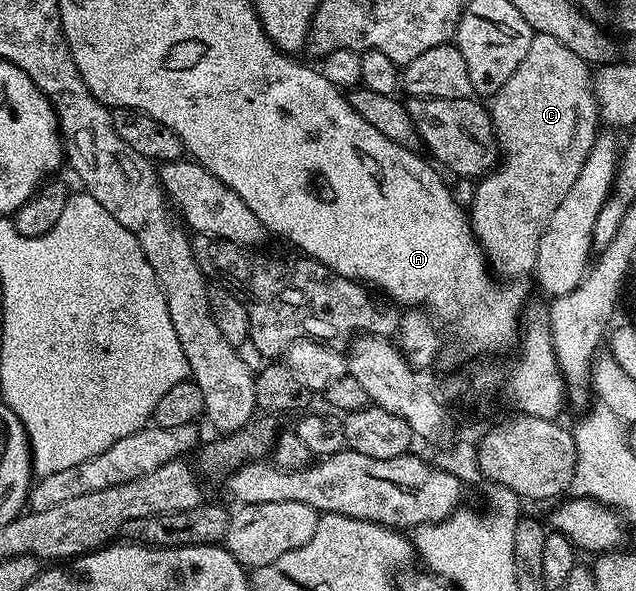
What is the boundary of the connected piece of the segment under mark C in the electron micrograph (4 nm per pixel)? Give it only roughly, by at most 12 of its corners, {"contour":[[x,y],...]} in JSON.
{"contour":[[535,33],[490,98],[500,158],[471,230],[500,278],[541,235],[600,132],[592,70]]}

